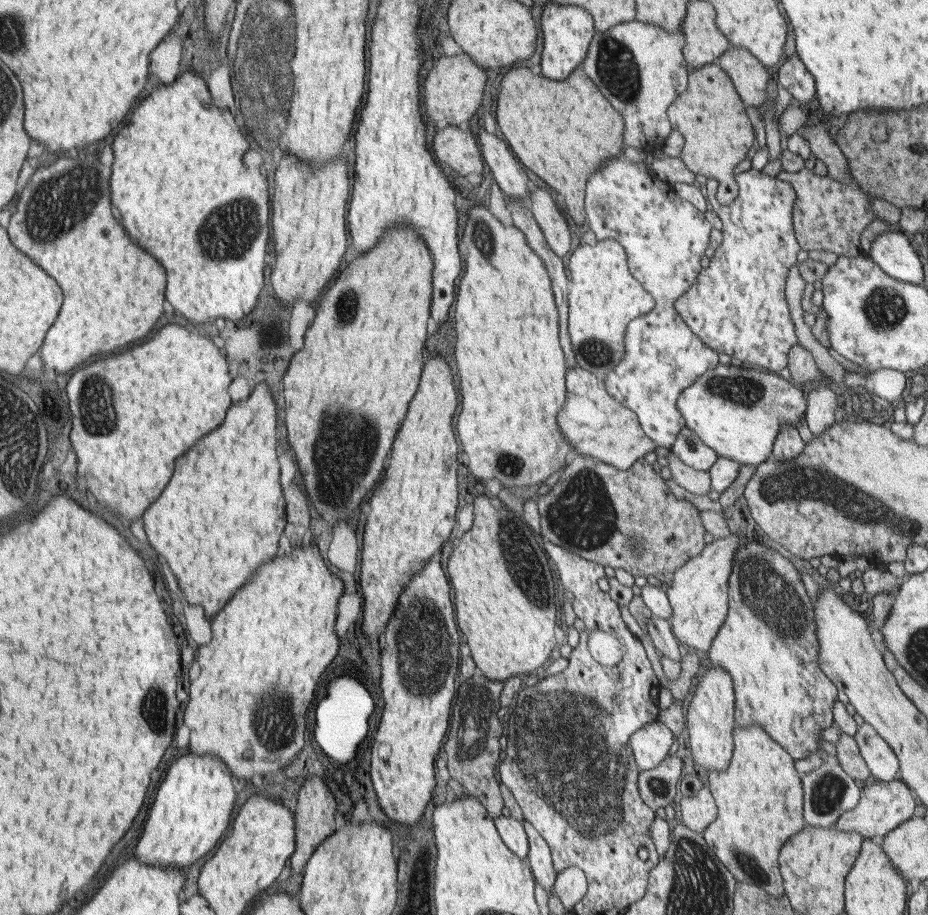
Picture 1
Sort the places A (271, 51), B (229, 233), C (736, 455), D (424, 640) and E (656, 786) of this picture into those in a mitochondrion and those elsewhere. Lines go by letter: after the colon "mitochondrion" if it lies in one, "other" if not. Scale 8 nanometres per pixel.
A: mitochondrion
B: mitochondrion
C: other
D: mitochondrion
E: mitochondrion

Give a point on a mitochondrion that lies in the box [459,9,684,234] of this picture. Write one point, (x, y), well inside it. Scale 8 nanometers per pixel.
(614, 65)

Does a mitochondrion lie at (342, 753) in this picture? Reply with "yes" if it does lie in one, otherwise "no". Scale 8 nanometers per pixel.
no

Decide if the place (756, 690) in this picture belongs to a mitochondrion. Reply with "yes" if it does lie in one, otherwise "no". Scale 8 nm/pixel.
no

